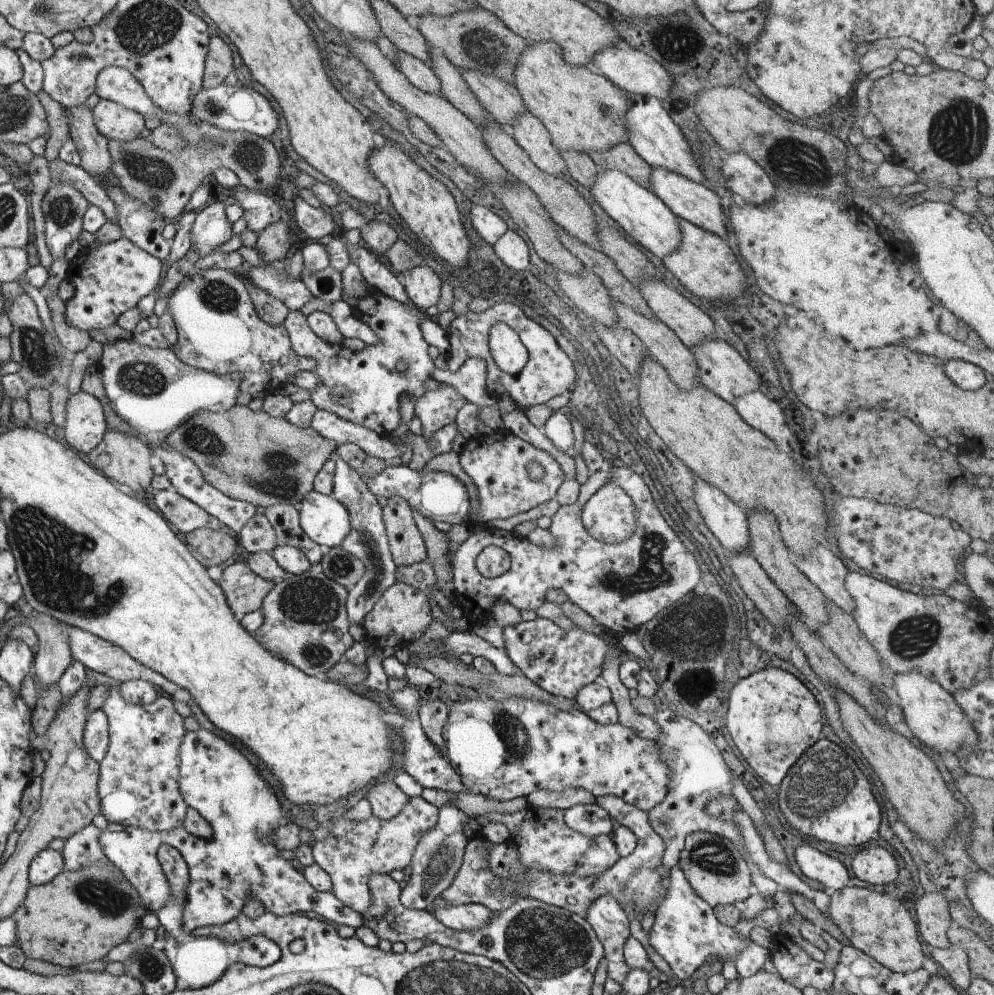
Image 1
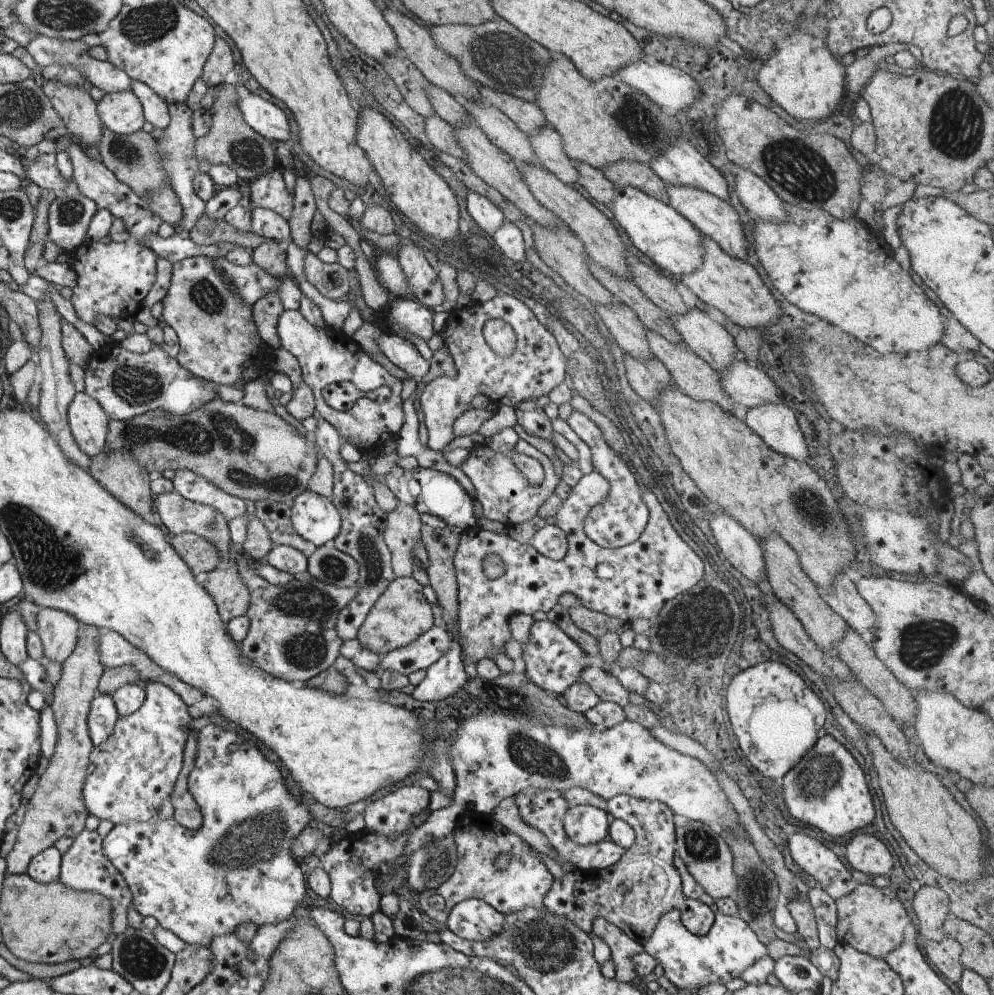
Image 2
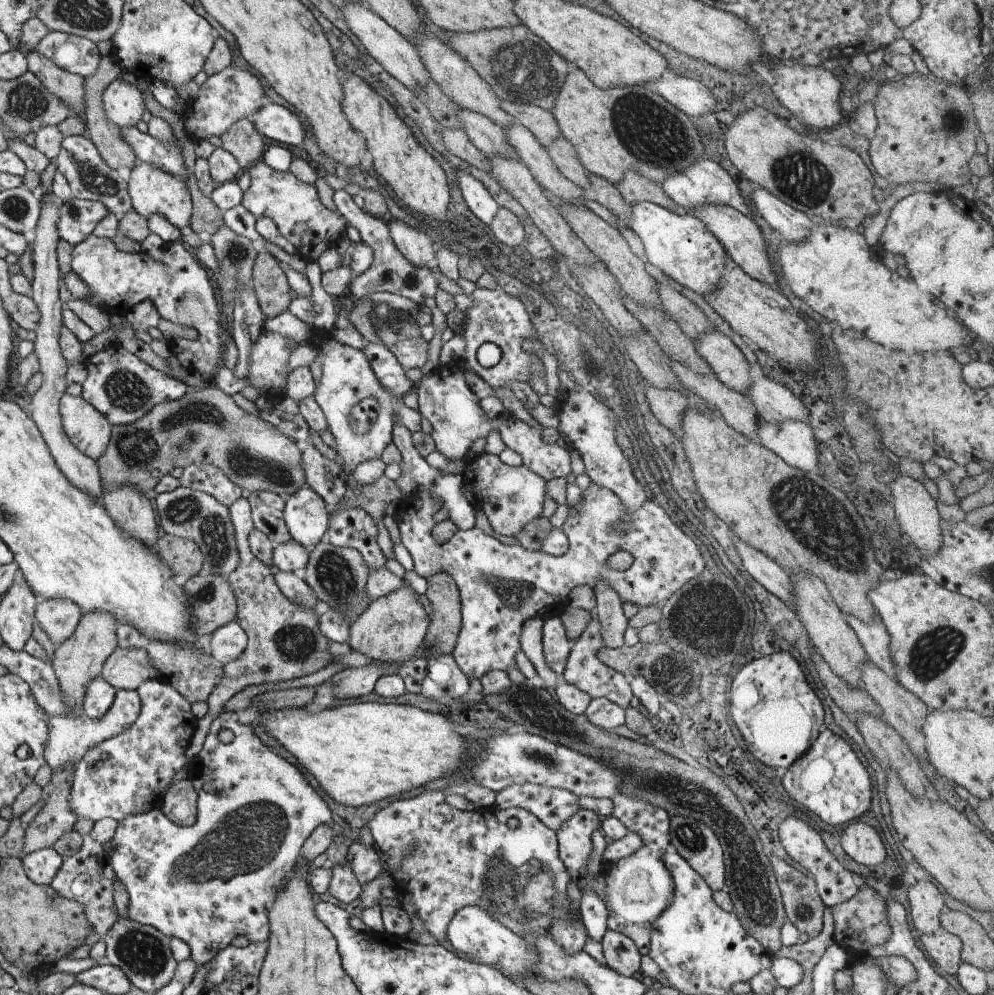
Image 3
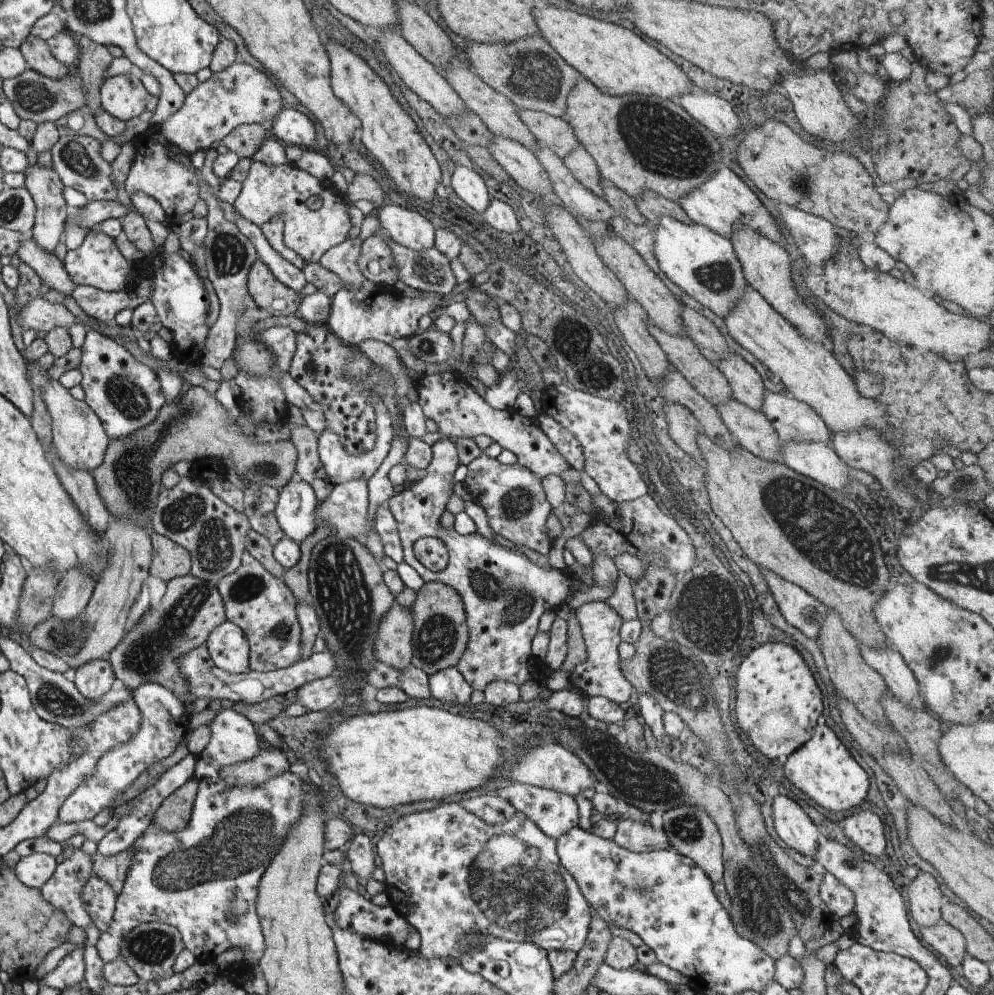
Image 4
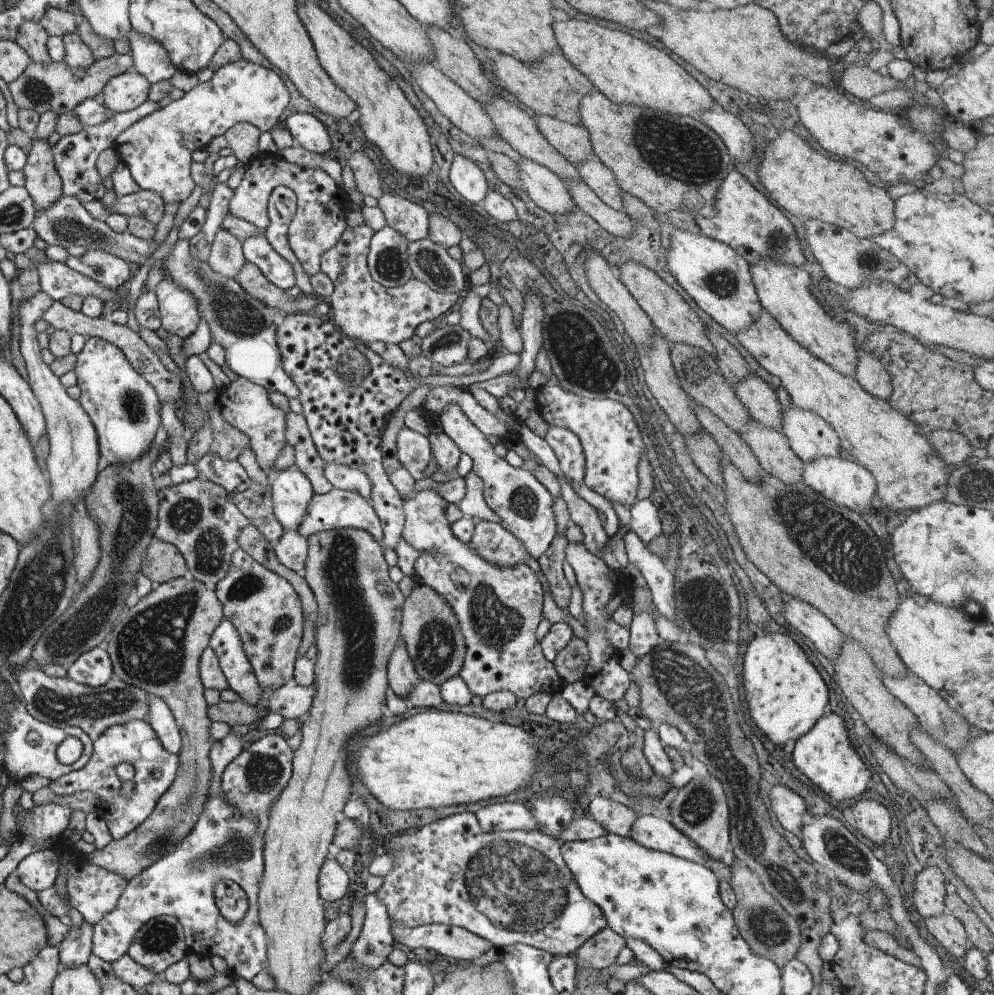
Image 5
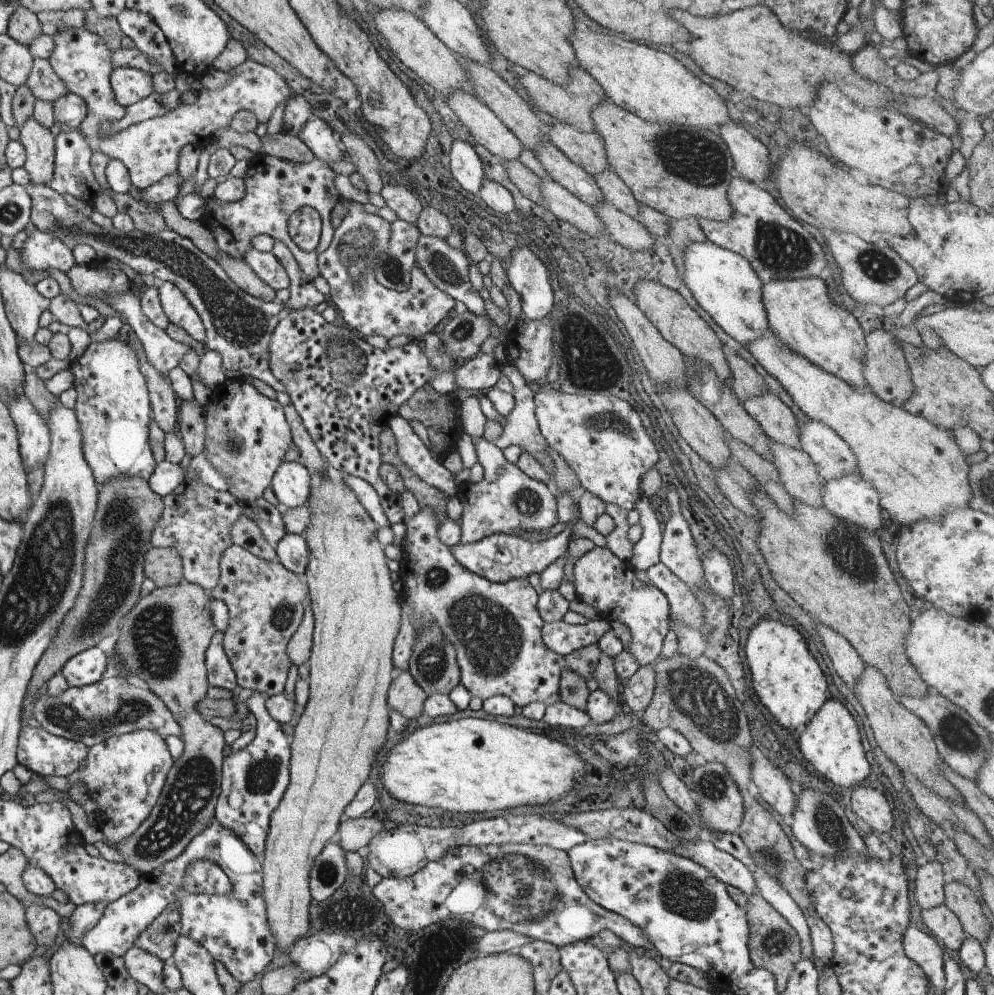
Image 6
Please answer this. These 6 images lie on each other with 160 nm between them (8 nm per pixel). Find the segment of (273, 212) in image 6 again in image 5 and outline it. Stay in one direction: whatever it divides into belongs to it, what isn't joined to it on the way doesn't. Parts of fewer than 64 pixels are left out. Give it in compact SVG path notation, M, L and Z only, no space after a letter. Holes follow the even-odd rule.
M278 154L255 157L245 172L241 185L236 188L230 198L229 218L244 220L265 230L270 226L268 218L268 202L272 190L278 186L286 186L296 194L297 208L294 219L287 231L287 240L292 252L304 271L309 276L321 272L321 259L330 248L334 248L342 238L342 230L346 230L344 214L344 194L334 180L324 170L316 168L300 168L298 164L286 161Z

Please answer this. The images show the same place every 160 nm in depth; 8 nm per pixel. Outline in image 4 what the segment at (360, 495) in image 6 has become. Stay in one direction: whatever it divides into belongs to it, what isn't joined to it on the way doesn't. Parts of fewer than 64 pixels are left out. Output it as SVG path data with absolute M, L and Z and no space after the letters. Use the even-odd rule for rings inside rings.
M372 398L372 406L375 410L377 417L377 434L376 434L376 445L372 451L362 452L358 456L354 454L348 454L346 450L343 450L342 442L338 438L336 432L330 432L330 428L327 427L325 431L318 437L318 455L322 464L324 464L324 470L330 478L330 482L334 485L344 484L344 482L349 482L350 480L355 480L356 478L362 478L362 480L369 480L371 476L378 470L379 466L384 462L391 450L392 440L394 438L393 426L391 425L390 412L386 410L383 402L380 398Z

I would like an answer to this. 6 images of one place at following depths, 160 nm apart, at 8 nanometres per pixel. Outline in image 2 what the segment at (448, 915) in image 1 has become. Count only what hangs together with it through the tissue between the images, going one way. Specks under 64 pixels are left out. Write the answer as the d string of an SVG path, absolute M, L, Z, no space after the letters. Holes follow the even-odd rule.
M466 899L451 908L446 928L467 941L489 941L502 931L505 915L480 899Z

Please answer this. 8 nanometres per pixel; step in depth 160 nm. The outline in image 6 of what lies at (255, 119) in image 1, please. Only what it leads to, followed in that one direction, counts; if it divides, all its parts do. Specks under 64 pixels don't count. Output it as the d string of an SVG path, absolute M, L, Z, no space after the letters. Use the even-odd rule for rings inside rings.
M311 117L302 126L298 138L314 153L317 159L325 163L342 160L342 156L344 156L336 144L336 140L334 140L334 132L320 118L313 120Z

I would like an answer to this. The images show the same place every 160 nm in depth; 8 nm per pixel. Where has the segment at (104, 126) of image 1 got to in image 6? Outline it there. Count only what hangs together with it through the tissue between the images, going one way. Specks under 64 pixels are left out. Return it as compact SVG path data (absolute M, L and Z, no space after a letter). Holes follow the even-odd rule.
M115 68L110 76L114 97L123 107L146 99L158 92L154 88L154 74L134 68Z

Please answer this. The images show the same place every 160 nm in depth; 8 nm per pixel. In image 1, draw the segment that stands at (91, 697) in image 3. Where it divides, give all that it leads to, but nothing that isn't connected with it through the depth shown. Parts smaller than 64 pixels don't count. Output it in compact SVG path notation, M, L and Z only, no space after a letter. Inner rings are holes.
M104 709L92 712L84 732L85 748L95 761L100 762L109 750L109 721Z

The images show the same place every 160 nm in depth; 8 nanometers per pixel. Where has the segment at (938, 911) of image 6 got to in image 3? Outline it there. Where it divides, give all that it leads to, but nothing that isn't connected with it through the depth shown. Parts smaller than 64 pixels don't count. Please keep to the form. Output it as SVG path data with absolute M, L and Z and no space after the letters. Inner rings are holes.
M943 929L920 938L928 958L946 974L956 975L963 960L963 940Z

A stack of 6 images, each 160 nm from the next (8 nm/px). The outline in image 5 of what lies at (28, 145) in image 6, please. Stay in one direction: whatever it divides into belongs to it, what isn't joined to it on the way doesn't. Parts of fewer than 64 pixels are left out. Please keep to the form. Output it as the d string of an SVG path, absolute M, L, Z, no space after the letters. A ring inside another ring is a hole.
M33 139L32 148L27 154L27 162L23 169L26 178L25 188L28 190L36 210L52 208L63 195L63 185L47 140Z

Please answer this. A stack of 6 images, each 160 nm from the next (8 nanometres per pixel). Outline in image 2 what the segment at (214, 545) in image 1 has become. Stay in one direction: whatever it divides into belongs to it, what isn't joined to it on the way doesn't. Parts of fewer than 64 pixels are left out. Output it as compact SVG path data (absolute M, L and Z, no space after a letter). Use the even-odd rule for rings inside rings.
M196 533L172 535L169 543L176 549L178 556L189 565L190 572L194 576L221 566L217 548Z

